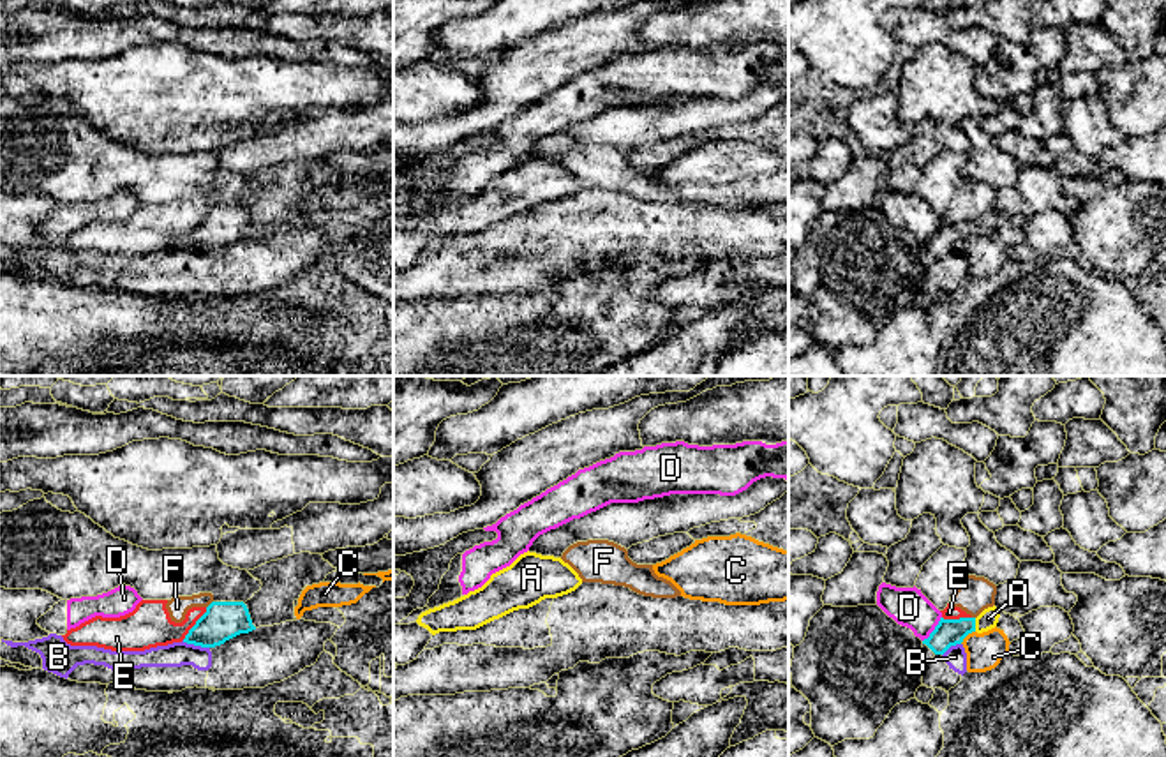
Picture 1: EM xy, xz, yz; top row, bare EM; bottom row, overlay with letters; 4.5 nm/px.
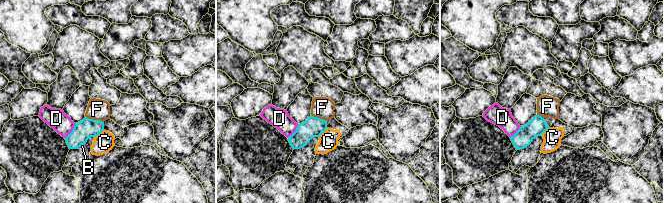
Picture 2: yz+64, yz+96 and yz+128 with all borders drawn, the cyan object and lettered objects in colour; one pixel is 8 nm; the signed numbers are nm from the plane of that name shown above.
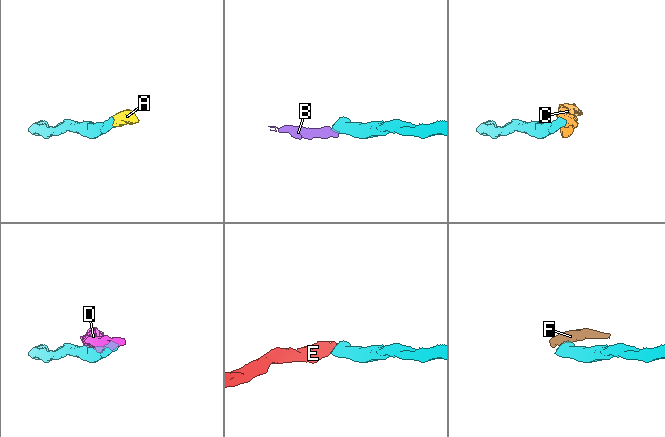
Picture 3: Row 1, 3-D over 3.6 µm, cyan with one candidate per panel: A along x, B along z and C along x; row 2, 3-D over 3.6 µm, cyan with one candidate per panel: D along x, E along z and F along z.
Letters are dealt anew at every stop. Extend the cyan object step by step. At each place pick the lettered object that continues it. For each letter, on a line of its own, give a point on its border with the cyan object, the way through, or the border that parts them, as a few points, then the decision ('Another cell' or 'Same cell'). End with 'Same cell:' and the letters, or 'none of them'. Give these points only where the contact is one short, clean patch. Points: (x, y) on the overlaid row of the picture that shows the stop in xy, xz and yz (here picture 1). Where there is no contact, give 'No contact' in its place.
A: Touches cyan at yz (974, 625). Path across: yz (949, 632), (974, 625), (988, 618). Same cell
B: Touches cyan at xy (196, 644). Boundary: xy (182, 641), (209, 648). Another cell
C: Touches cyan at yz (967, 634). Boundary: yz (974, 630), (960, 643). Another cell
D: Touches cyan at yz (935, 629). Another cell
E: Touches cyan at xy (196, 623). Boundary: xy (207, 607), (182, 639). Another cell
F: Touches cyan at xy (210, 604). Boundary: xy (212, 600), (207, 607). Another cell
Same cell: A

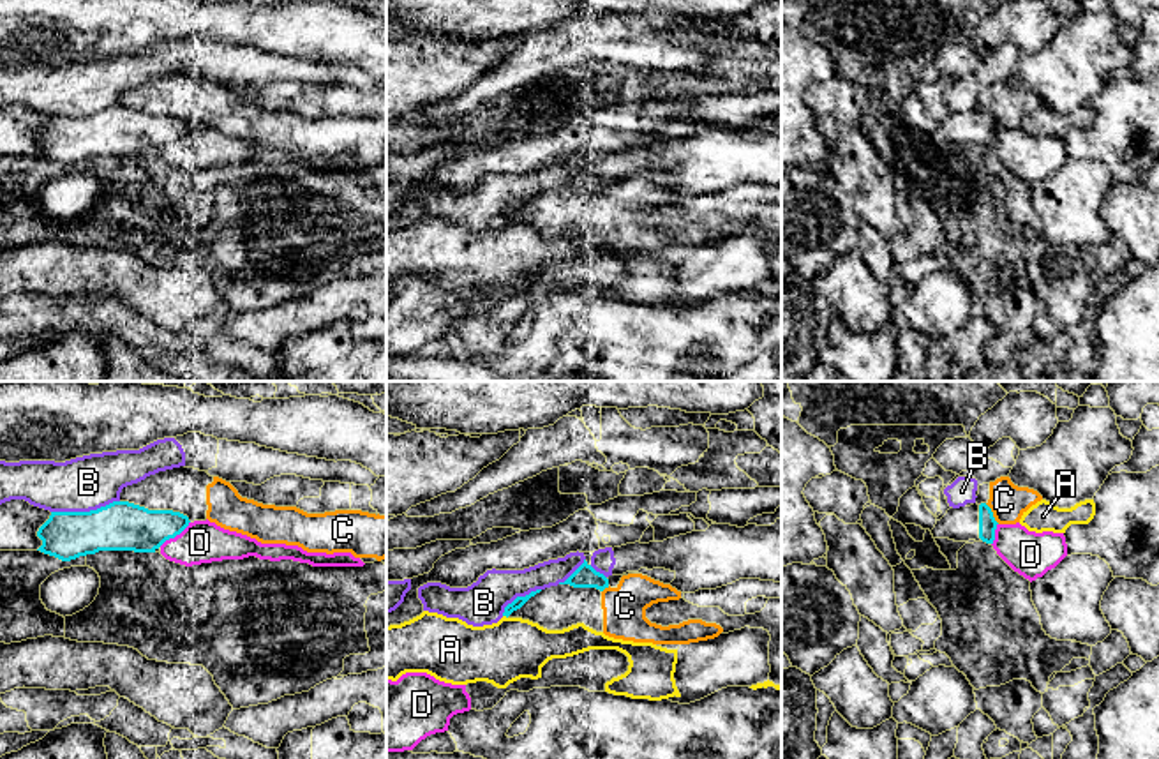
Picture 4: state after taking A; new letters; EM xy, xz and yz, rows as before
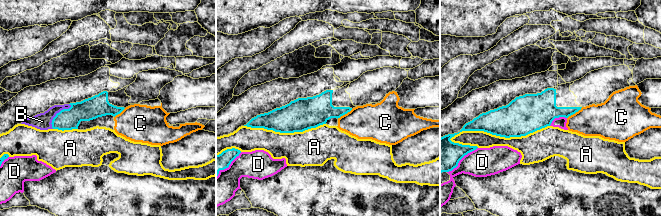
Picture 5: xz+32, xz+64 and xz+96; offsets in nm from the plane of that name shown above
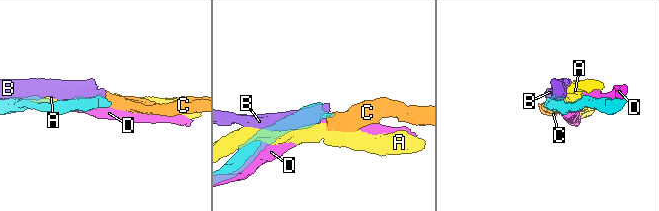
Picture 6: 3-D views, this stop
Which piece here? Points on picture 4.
A: Touches cyan at xz (505, 615). Another cell
B: Touches cyan at xy (85, 512). Another cell
C: Touches cyan at yz (992, 514). Another cell
D: Touches cyan at xy (175, 535). Another cell
Same cell: none of them

